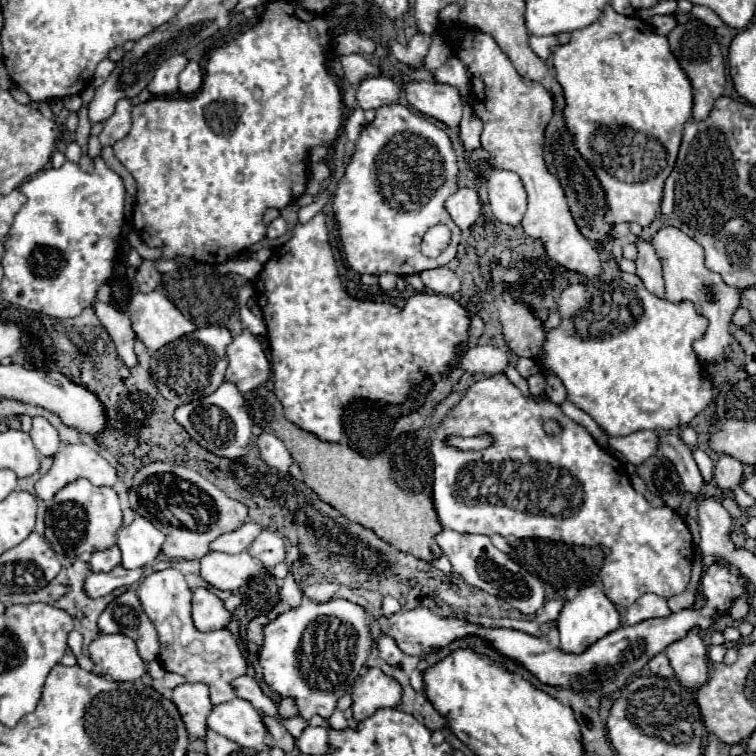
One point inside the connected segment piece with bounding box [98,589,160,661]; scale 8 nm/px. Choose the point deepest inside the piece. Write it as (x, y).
(124, 615)

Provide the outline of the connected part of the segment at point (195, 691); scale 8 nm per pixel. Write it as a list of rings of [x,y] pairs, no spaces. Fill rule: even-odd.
[[[204,683],[178,685],[174,689],[172,701],[176,703],[176,707],[180,711],[188,733],[204,741],[206,739],[206,731],[208,731],[206,715],[210,715],[210,711],[214,709],[214,705],[210,703],[208,687]]]

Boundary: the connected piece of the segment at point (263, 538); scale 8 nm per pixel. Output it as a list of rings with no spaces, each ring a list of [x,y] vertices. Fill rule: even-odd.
[[[264,529],[258,539],[254,539],[254,543],[250,543],[248,553],[256,559],[260,559],[268,569],[272,569],[274,565],[282,563],[286,559],[286,547],[284,547],[284,539],[270,529]]]

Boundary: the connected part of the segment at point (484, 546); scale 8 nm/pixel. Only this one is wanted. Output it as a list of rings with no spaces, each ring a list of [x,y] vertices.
[[[444,529],[436,535],[436,543],[442,547],[444,555],[452,563],[454,573],[458,573],[468,585],[508,601],[512,605],[512,609],[520,611],[522,615],[536,615],[538,611],[544,609],[546,591],[544,591],[542,581],[538,577],[530,575],[526,569],[522,569],[510,557],[506,557],[500,549],[496,549],[486,535],[456,533],[456,531]]]

